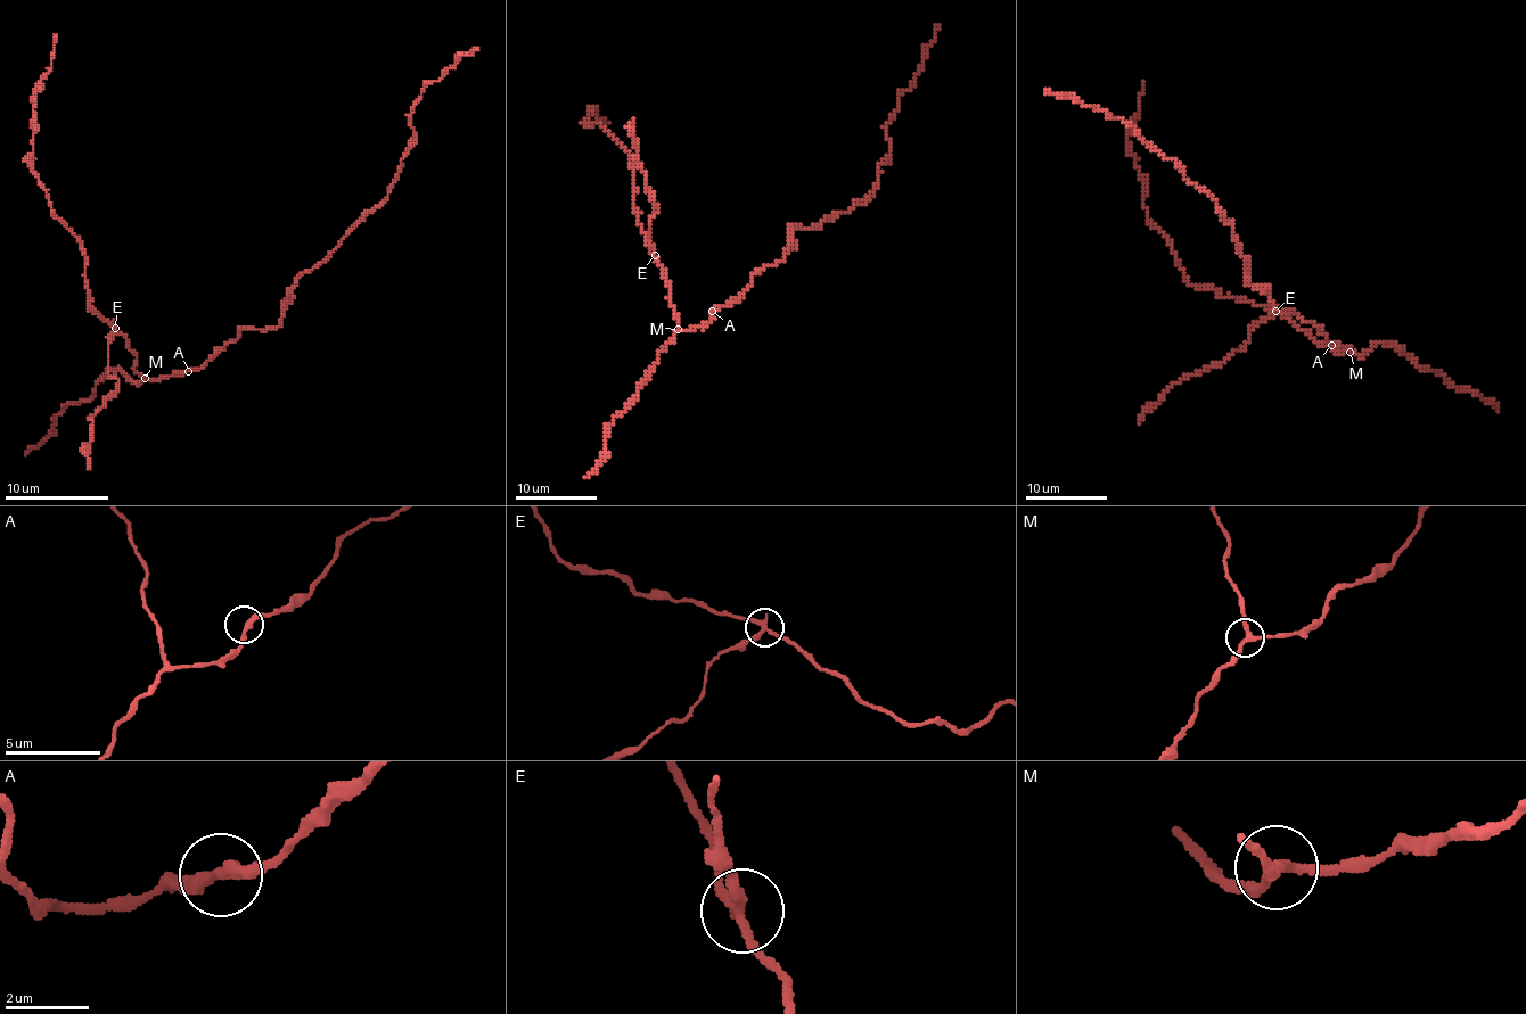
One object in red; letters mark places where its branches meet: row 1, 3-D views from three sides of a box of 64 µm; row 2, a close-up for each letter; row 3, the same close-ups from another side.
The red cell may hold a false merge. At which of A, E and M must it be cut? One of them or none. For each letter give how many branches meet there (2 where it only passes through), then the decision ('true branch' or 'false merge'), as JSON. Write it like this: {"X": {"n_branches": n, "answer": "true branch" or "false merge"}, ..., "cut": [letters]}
{"A": {"n_branches": 2, "answer": "true branch"}, "E": {"n_branches": 3, "answer": "false merge"}, "M": {"n_branches": 3, "answer": "true branch"}, "cut": ["E"]}

